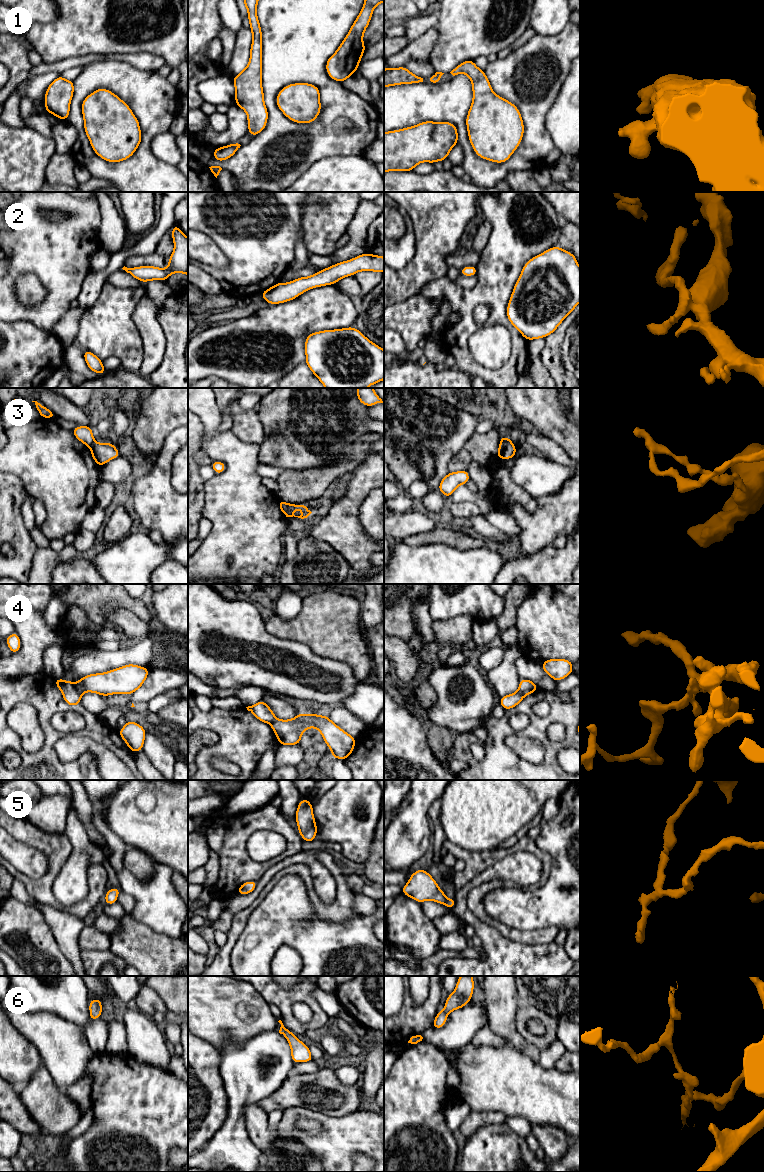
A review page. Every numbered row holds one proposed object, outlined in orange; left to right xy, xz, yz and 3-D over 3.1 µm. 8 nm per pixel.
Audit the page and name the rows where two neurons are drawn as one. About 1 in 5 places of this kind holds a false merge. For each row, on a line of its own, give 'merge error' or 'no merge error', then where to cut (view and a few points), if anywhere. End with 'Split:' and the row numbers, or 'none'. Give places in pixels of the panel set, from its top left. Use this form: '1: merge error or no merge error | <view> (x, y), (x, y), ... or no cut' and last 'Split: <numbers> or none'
1: no merge error | no cut
2: no merge error | no cut
3: merge error | xz (289, 504), (288, 511), (285, 514)
4: merge error | xy (73, 683), (80, 695)
5: no merge error | no cut
6: no merge error | no cut
Split: 3, 4

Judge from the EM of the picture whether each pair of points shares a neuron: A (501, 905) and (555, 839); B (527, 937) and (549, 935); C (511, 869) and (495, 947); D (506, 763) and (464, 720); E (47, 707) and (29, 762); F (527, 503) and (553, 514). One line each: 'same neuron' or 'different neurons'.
A: same neuron
B: same neuron
C: same neuron
D: different neurons
E: same neuron
F: different neurons

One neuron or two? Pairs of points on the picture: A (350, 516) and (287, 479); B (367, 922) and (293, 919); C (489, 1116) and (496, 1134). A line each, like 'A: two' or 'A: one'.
A: two
B: one
C: two

